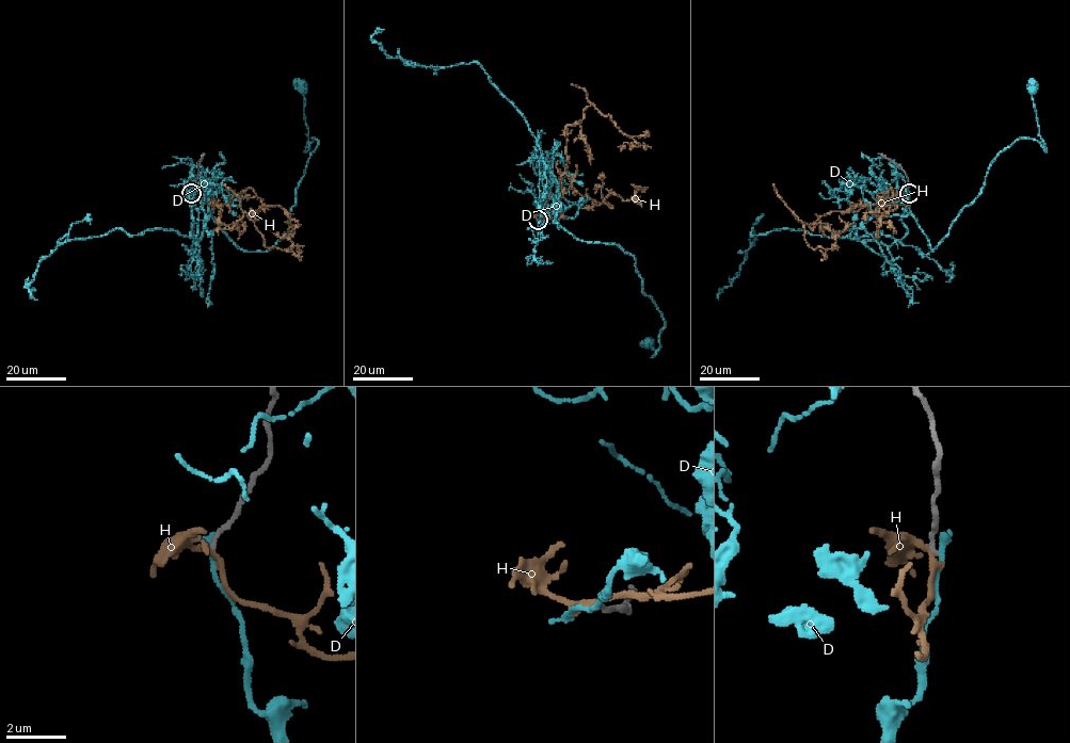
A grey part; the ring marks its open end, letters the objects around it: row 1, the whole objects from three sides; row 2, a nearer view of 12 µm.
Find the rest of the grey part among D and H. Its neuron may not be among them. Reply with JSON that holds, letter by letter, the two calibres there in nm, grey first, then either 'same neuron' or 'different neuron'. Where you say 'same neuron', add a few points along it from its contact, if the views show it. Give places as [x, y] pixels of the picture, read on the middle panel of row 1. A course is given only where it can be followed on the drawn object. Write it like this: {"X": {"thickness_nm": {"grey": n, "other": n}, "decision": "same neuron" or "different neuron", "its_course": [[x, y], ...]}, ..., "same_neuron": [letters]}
{"D": {"thickness_nm": {"grey": 140, "other": 260}, "decision": "different neuron"}, "H": {"thickness_nm": {"grey": 160, "other": 190}, "decision": "different neuron"}, "same_neuron": []}

